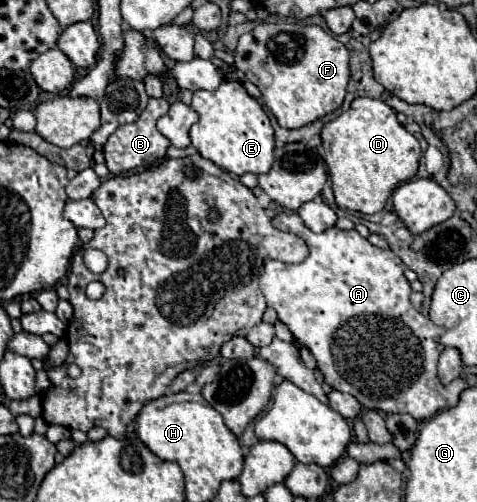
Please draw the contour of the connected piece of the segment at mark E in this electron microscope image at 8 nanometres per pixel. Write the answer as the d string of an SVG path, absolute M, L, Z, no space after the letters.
M225 80L215 90L195 90L191 106L199 114L199 122L191 126L191 144L203 158L215 162L235 176L245 172L269 172L275 150L273 128L263 106L257 102L257 98L247 94L241 82Z

